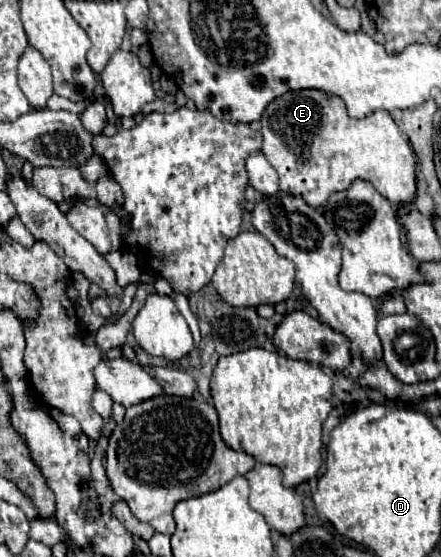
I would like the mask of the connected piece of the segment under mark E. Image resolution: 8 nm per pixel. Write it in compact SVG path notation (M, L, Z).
M297 90L275 98L261 118L263 134L263 156L275 166L279 174L279 188L285 194L301 196L309 206L321 208L327 204L333 192L347 190L355 180L371 182L383 198L391 204L413 204L417 198L417 156L407 138L385 110L377 110L367 118L351 118L345 102L339 96L321 90Z

